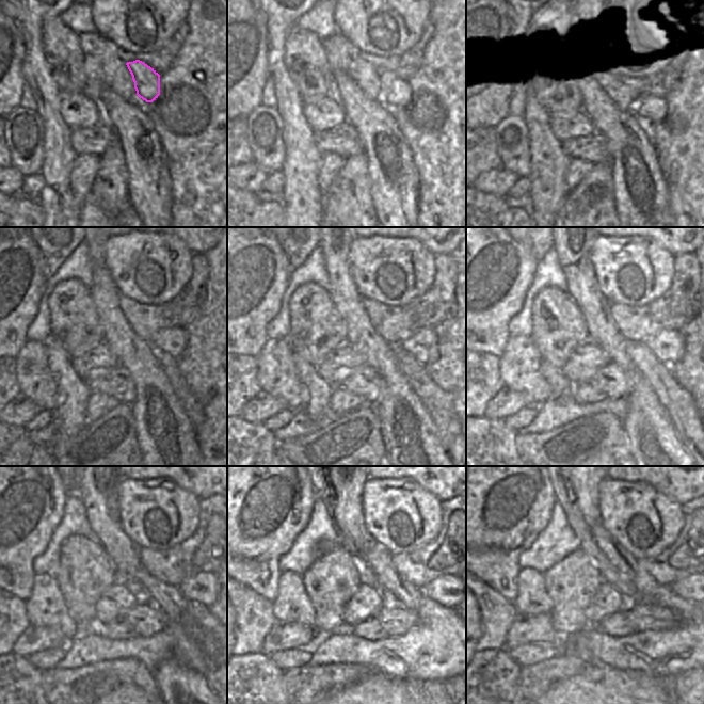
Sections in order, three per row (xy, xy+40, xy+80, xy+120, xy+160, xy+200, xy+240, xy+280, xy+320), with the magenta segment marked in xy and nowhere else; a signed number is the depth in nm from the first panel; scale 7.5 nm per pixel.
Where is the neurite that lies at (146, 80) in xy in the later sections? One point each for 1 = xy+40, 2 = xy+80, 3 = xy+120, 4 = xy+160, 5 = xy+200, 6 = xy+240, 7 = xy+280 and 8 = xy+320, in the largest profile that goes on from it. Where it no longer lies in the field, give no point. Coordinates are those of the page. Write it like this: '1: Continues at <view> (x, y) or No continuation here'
1: Continues at xy+40 (393, 91)
2: Continues at xy+80 (646, 105)
3: Continues at xy+120 (172, 341)
4: Continues at xy+160 (422, 344)
5: Continues at xy+200 (668, 346)
6: Continues at xy+240 (204, 587)
7: Continues at xy+280 (444, 590)
8: Continues at xy+320 (683, 588).

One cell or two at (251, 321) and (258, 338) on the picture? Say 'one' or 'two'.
one

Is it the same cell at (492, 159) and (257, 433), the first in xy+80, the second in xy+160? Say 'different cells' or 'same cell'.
different cells

